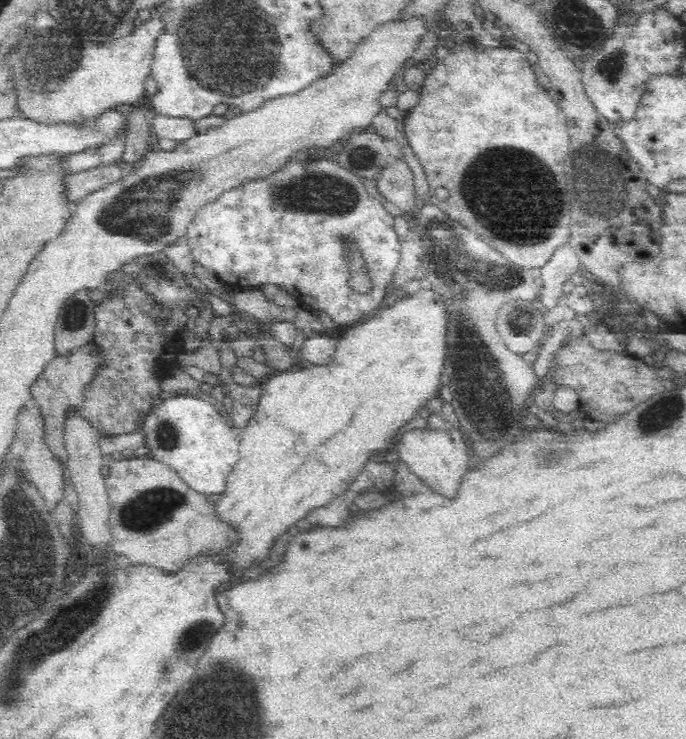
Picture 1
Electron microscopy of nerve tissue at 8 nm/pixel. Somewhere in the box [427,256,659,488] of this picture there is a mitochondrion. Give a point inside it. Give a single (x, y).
(474, 347)

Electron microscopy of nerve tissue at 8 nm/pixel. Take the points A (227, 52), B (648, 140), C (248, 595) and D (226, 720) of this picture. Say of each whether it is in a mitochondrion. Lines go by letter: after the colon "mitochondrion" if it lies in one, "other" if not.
A: mitochondrion
B: mitochondrion
C: other
D: mitochondrion

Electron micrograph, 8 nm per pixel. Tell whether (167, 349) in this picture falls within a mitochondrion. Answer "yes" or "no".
no

